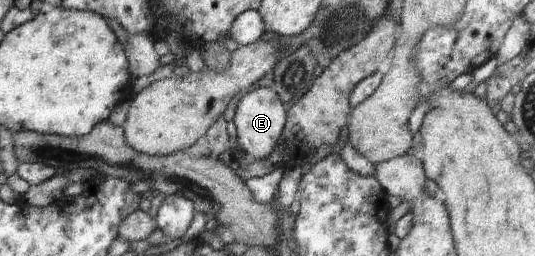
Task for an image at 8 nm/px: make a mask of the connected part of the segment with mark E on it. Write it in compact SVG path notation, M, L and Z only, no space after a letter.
M273 88L249 89L237 103L233 121L237 129L237 147L245 154L247 160L266 159L279 143L284 131L287 111L283 101Z

